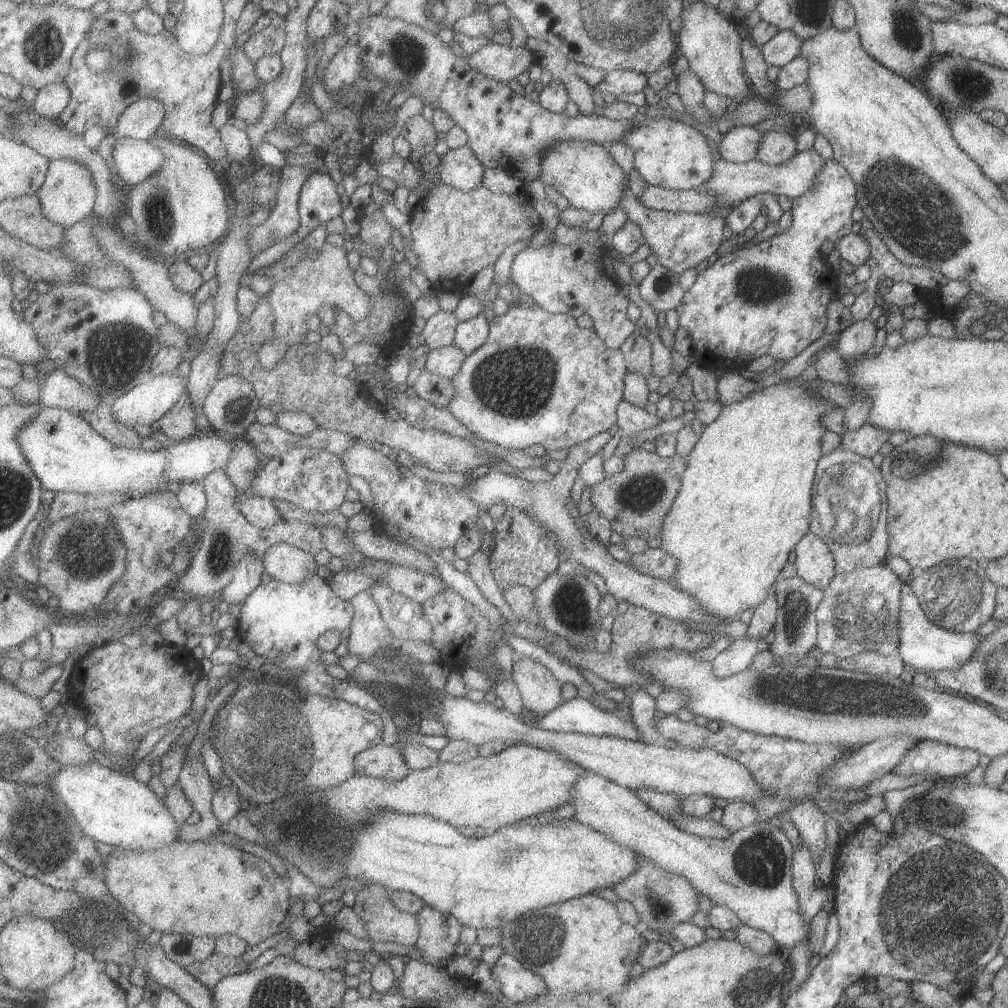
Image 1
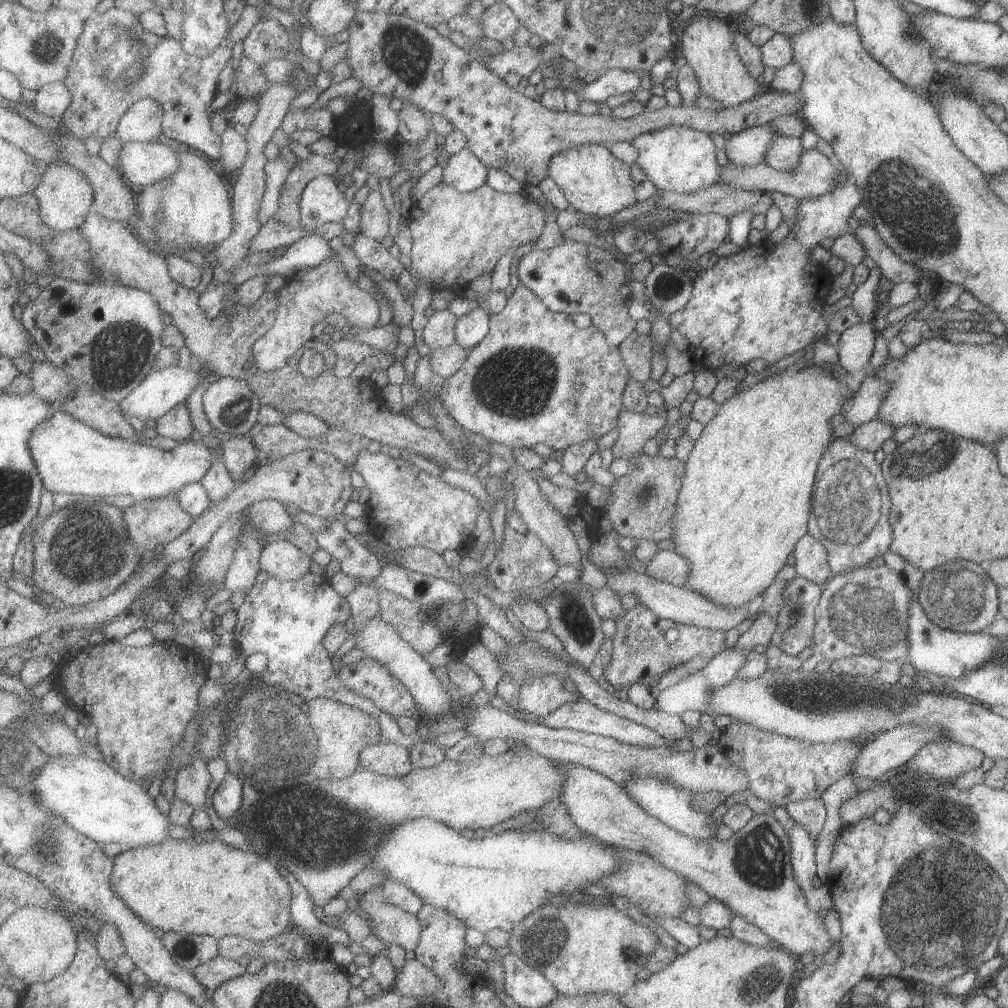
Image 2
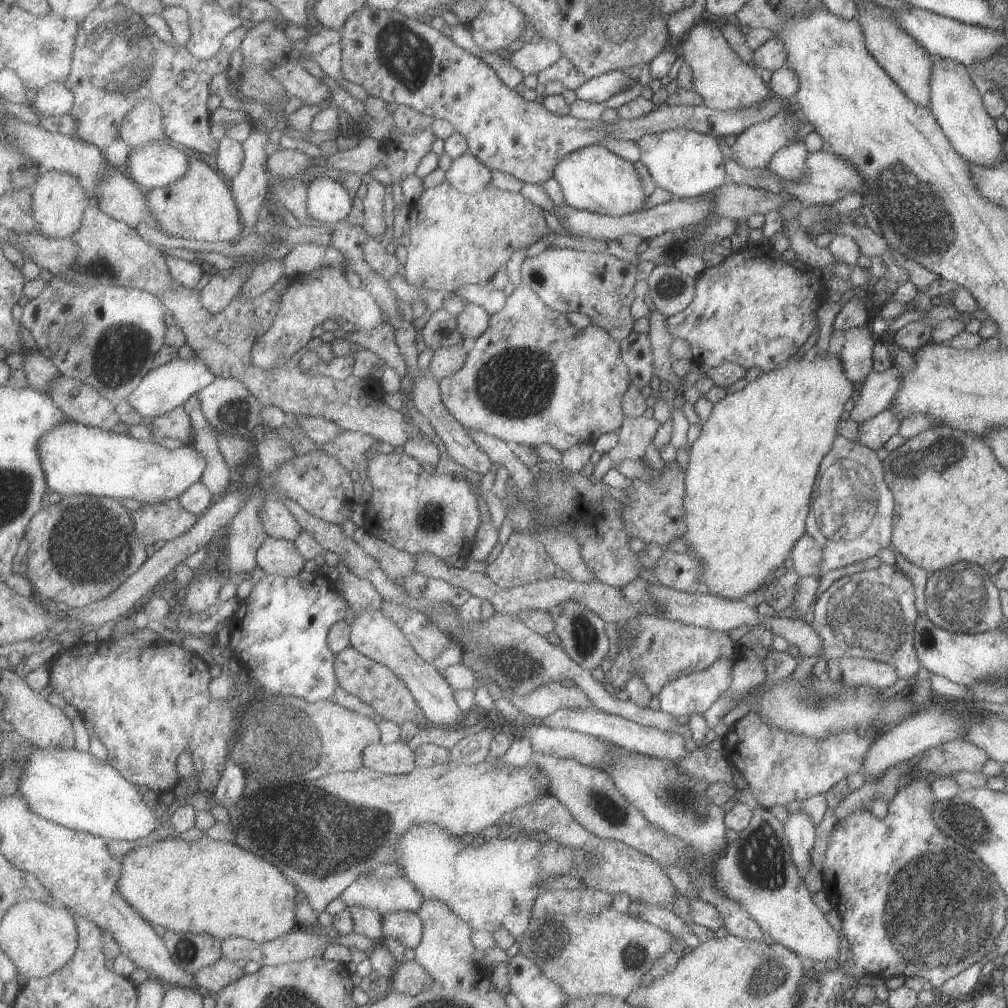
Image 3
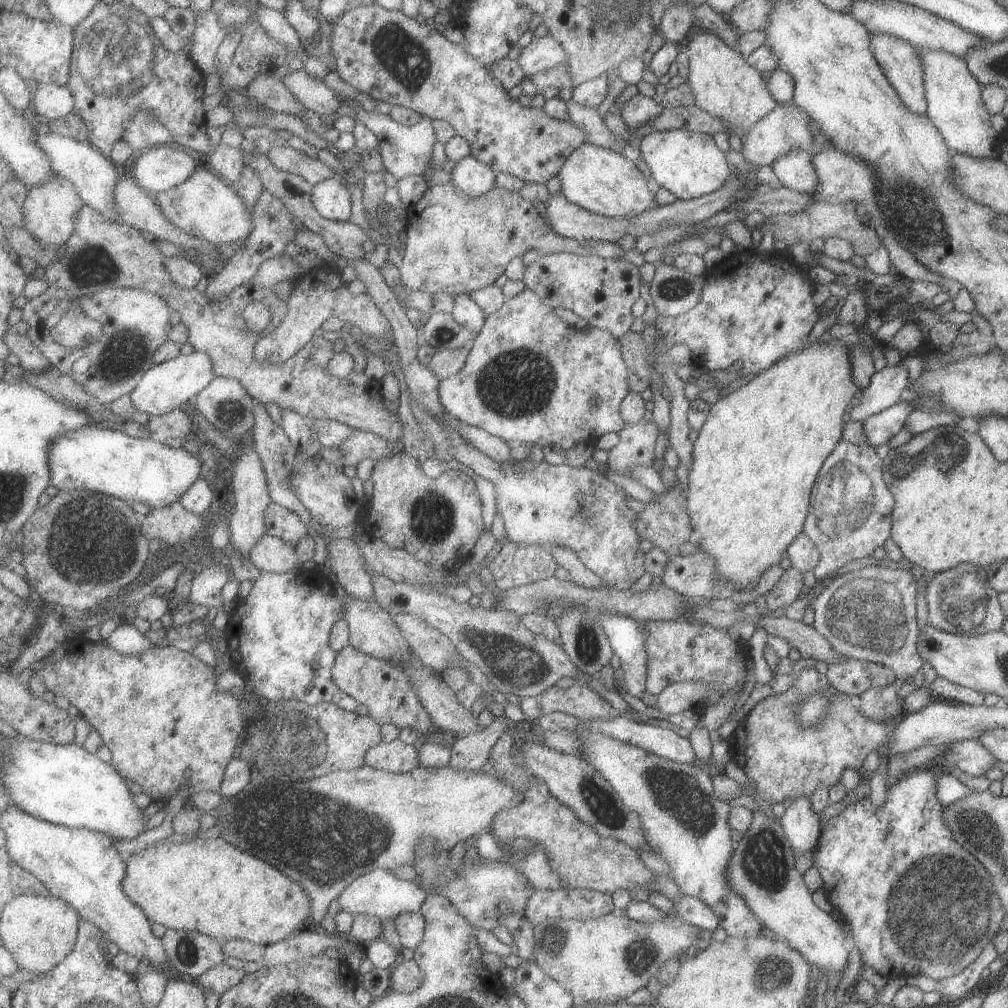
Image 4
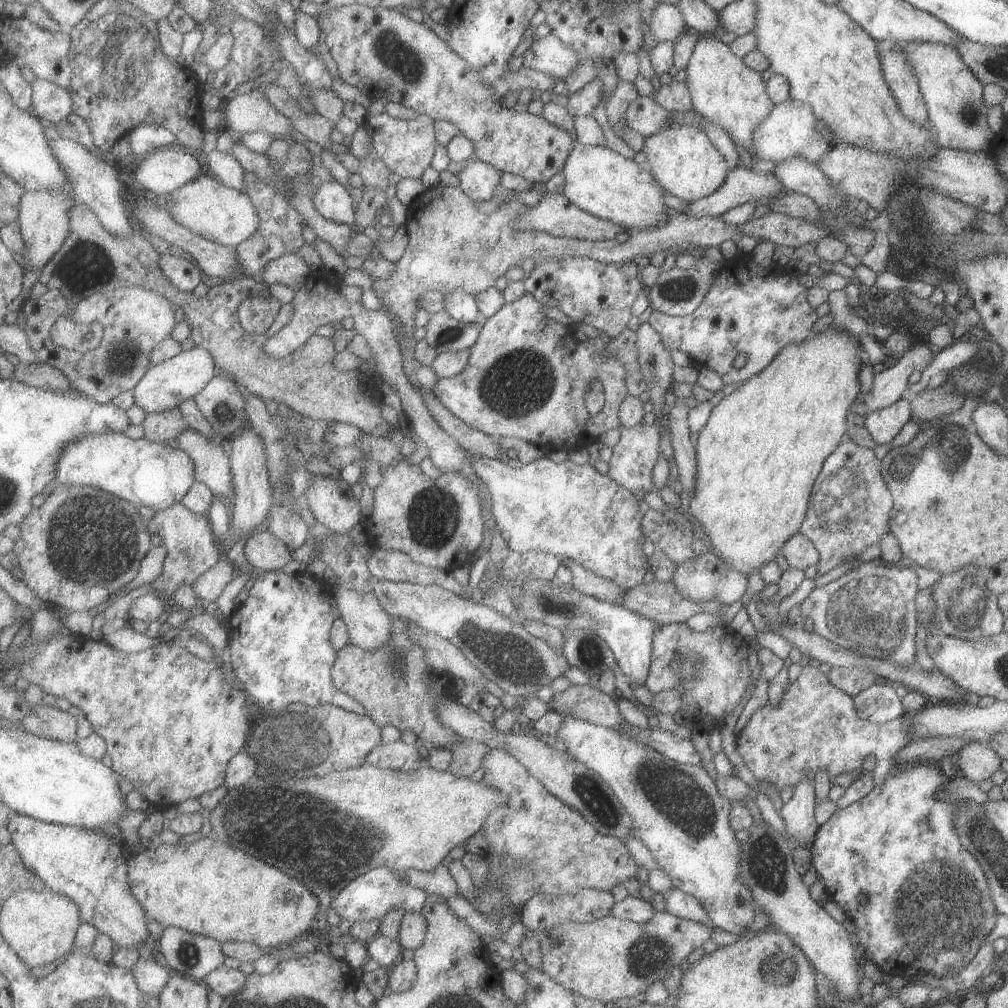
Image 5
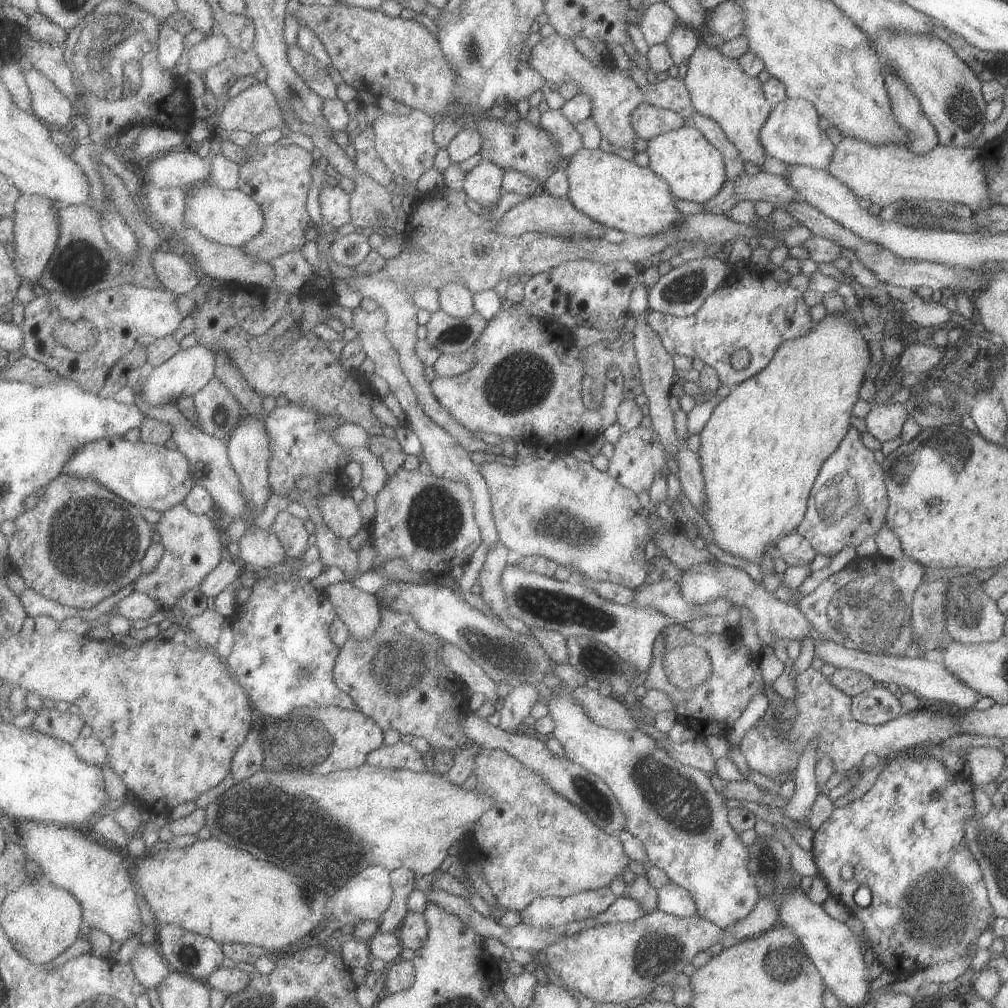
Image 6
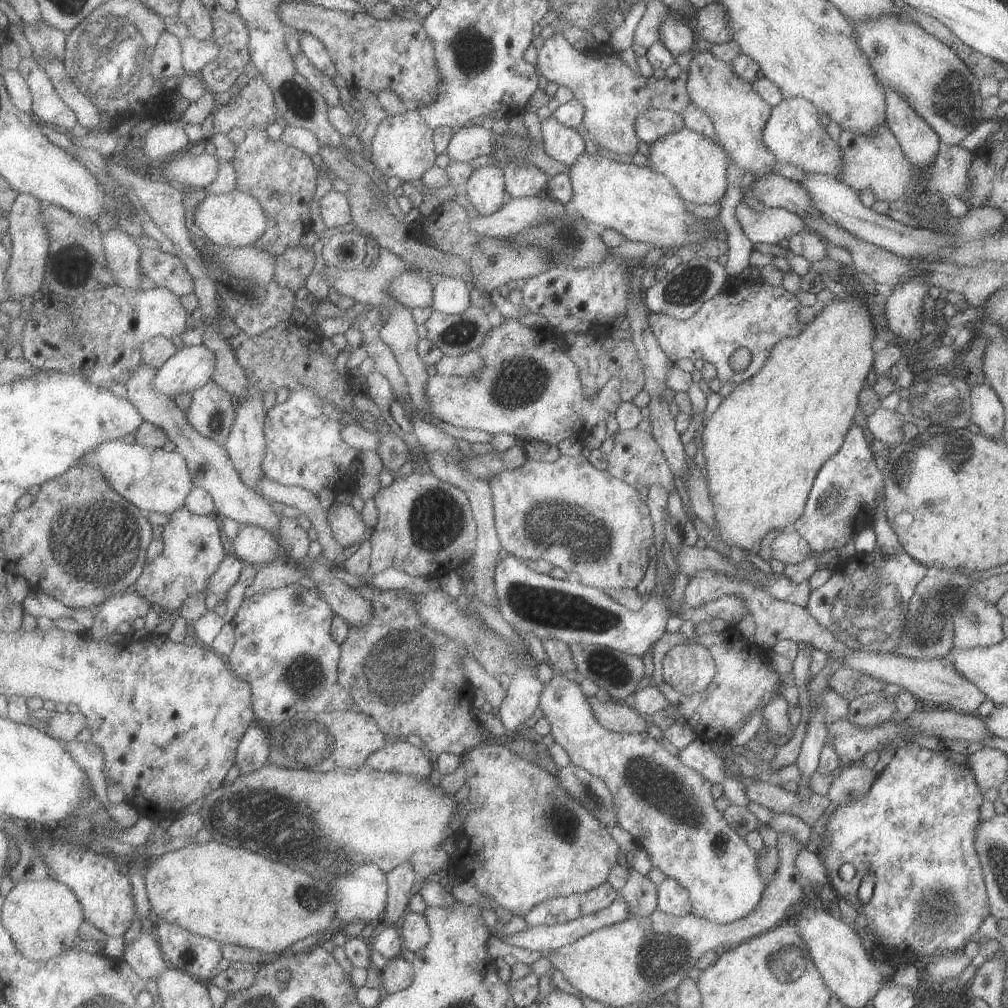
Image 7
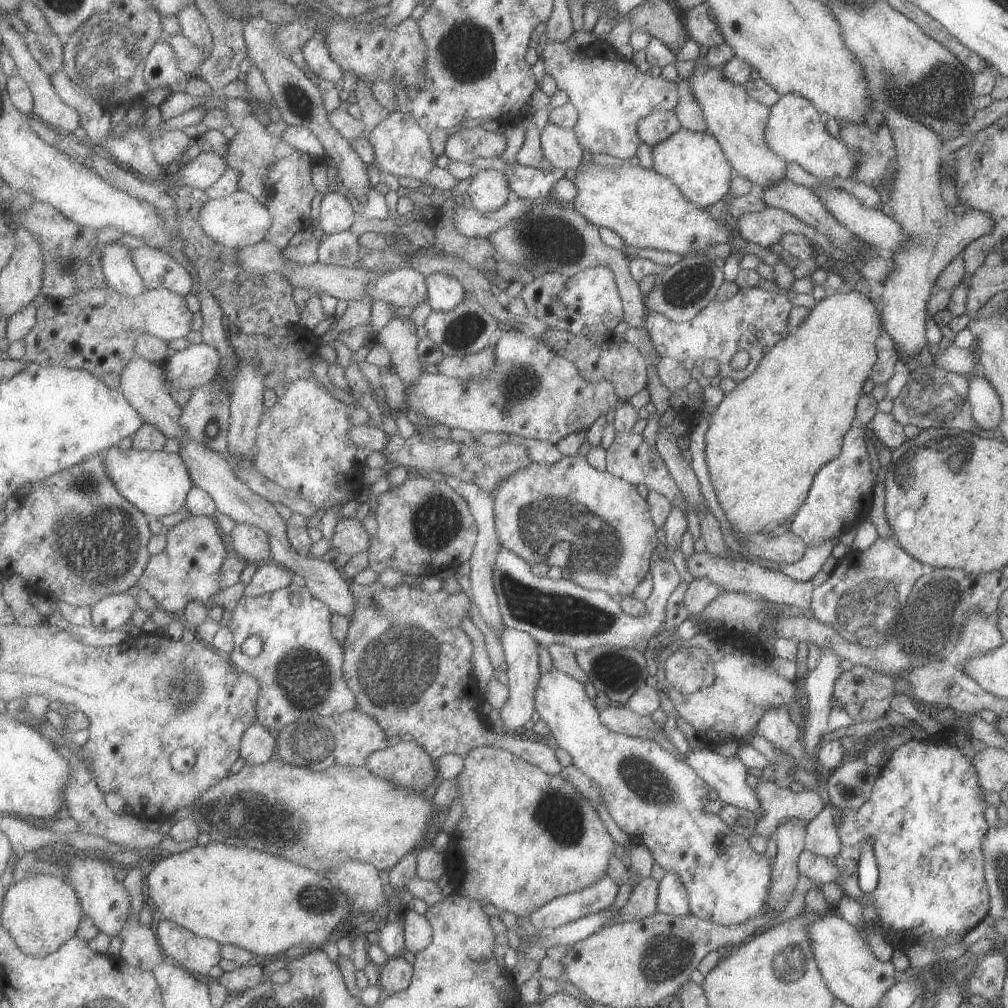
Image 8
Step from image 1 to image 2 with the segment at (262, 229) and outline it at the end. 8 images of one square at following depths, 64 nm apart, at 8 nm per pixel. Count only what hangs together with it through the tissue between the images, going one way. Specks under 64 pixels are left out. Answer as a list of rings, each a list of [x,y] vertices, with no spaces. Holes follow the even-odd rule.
[[[336,155],[314,156],[312,159],[302,160],[289,172],[285,183],[280,188],[278,210],[273,218],[287,224],[291,230],[302,225],[300,202],[307,184],[316,175],[335,175],[339,170],[341,159]]]

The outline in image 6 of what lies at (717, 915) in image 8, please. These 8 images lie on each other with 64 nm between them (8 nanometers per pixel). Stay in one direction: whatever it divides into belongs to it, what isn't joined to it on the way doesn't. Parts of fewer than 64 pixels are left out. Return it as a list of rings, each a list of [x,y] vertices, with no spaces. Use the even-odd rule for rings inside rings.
[[[570,683],[552,691],[552,697],[545,704],[557,726],[553,737],[563,747],[565,756],[581,764],[591,774],[597,775],[611,789],[625,816],[623,829],[641,840],[651,867],[656,866],[663,870],[675,886],[683,888],[691,895],[698,917],[719,928],[727,928],[743,920],[755,908],[759,892],[753,884],[751,874],[747,874],[747,848],[731,828],[727,820],[725,799],[713,788],[707,774],[673,760],[655,744],[654,736],[650,737],[639,729],[611,731],[591,722],[583,712],[583,706],[573,698]]]

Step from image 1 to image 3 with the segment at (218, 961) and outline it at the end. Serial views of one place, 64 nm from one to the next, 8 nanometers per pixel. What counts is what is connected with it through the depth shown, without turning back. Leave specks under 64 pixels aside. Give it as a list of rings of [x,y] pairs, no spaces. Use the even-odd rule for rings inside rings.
[[[222,957],[217,964],[201,968],[195,975],[195,982],[199,984],[201,991],[217,995],[225,986],[237,982],[244,974],[243,968],[232,960]]]

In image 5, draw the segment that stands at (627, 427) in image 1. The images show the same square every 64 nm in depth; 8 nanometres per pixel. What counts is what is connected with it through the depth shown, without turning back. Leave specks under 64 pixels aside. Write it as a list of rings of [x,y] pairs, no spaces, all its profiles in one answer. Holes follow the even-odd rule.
[[[641,423],[631,428],[620,428],[620,437],[617,444],[612,446],[612,454],[608,460],[608,476],[615,482],[626,487],[627,490],[653,490],[651,484],[651,468],[657,462],[659,449],[659,429],[655,424]]]

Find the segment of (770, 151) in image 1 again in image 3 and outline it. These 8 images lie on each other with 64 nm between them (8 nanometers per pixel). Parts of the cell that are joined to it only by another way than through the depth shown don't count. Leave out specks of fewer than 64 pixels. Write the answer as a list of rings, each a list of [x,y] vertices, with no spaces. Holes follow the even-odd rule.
[[[795,140],[795,142],[789,142],[787,146],[779,148],[771,158],[769,158],[769,164],[767,170],[777,174],[779,178],[783,180],[793,180],[793,182],[801,182],[807,172],[807,166],[805,166],[805,158],[807,158],[807,150],[802,141]]]

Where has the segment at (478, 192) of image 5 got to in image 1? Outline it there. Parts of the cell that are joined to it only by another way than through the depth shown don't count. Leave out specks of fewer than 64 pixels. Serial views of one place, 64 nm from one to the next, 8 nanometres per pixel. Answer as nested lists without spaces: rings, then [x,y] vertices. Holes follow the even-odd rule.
[[[468,144],[449,149],[440,157],[441,182],[465,192],[477,189],[483,183],[487,168]]]

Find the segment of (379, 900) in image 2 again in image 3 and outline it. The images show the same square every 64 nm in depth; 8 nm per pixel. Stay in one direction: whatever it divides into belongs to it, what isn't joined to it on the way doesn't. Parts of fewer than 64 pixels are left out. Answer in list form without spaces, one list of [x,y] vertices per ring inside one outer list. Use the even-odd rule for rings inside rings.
[[[401,910],[385,914],[385,916],[381,914],[381,920],[383,923],[383,940],[389,940],[391,937],[413,950],[421,946],[424,924],[419,913]]]

